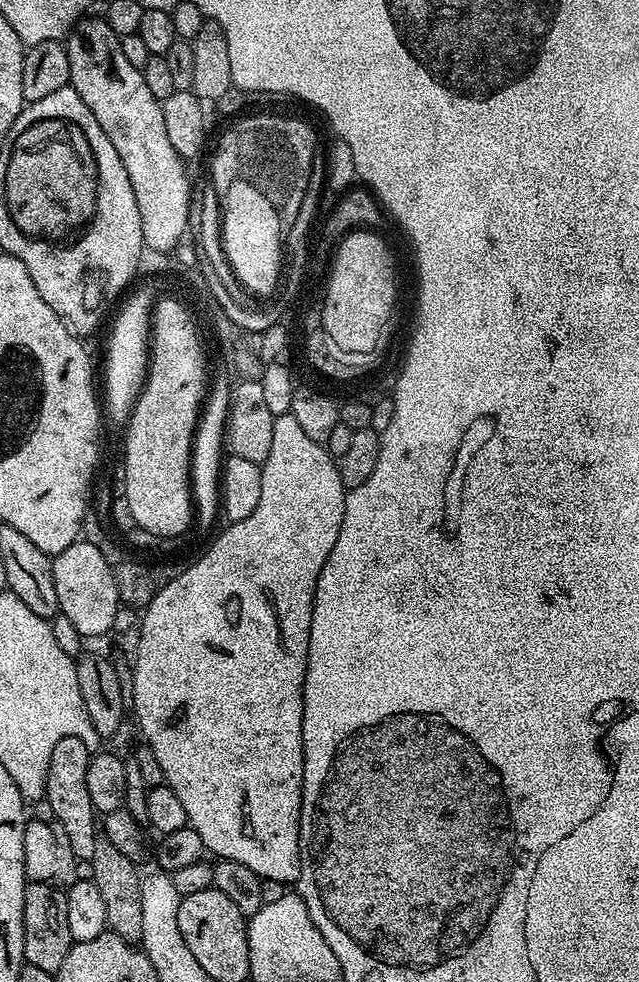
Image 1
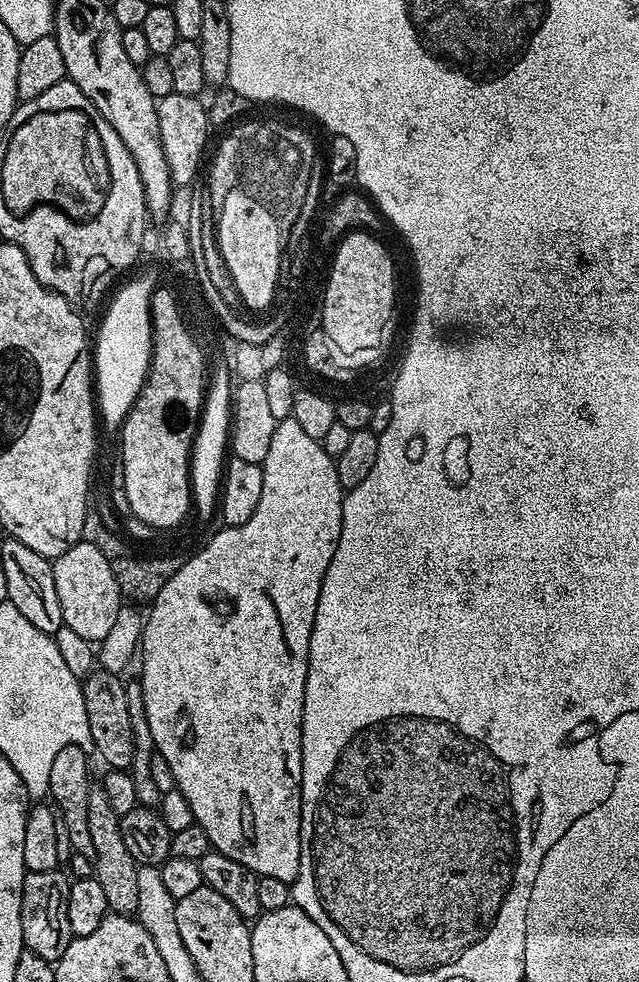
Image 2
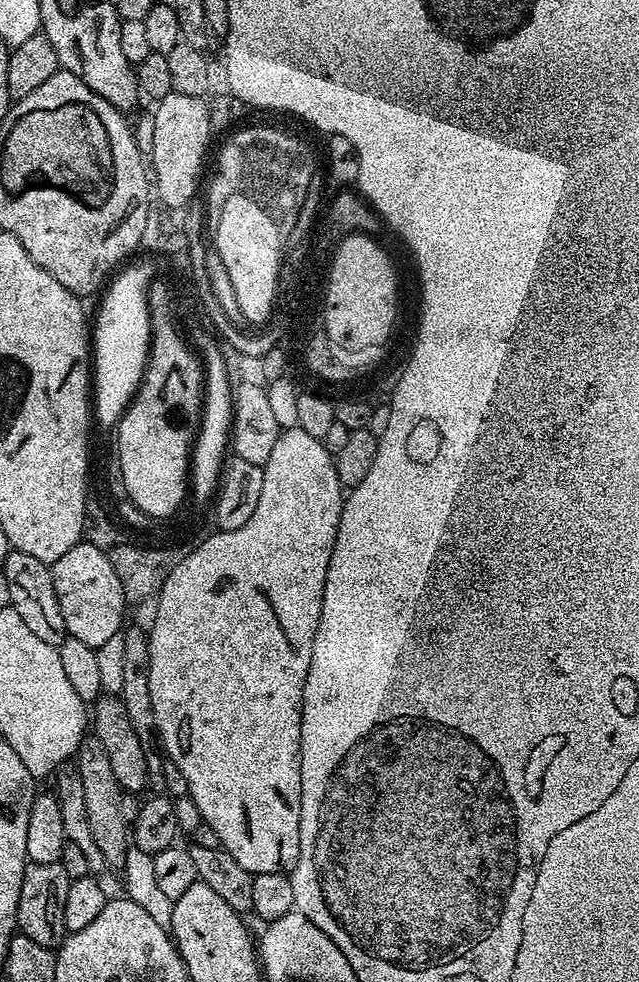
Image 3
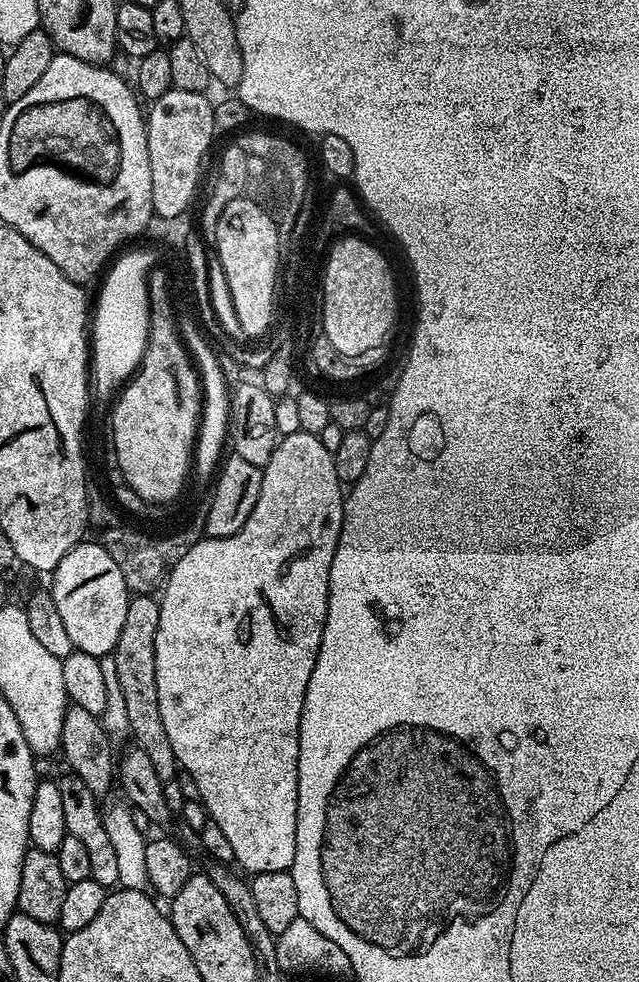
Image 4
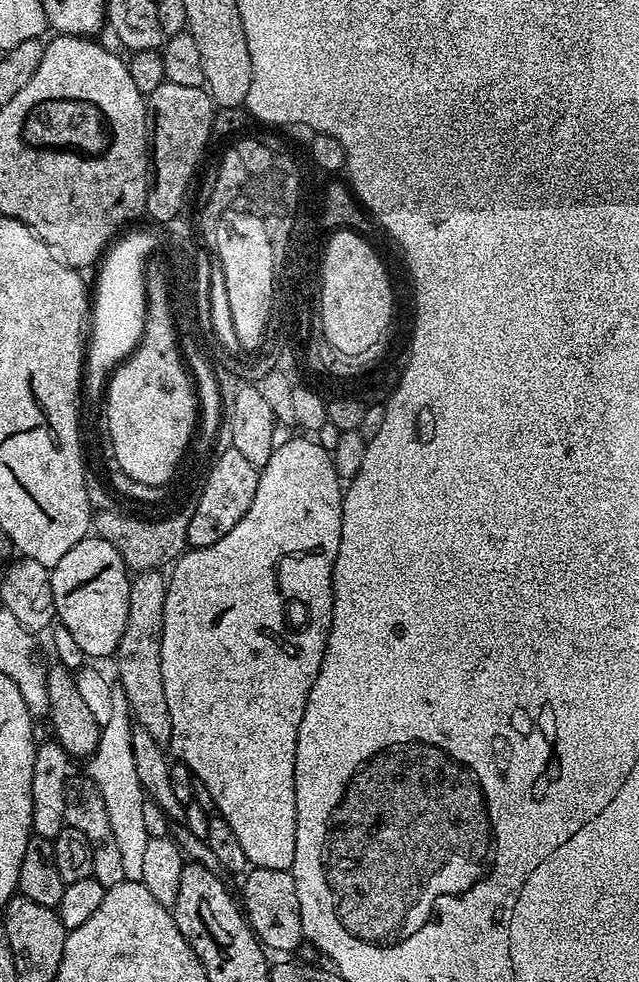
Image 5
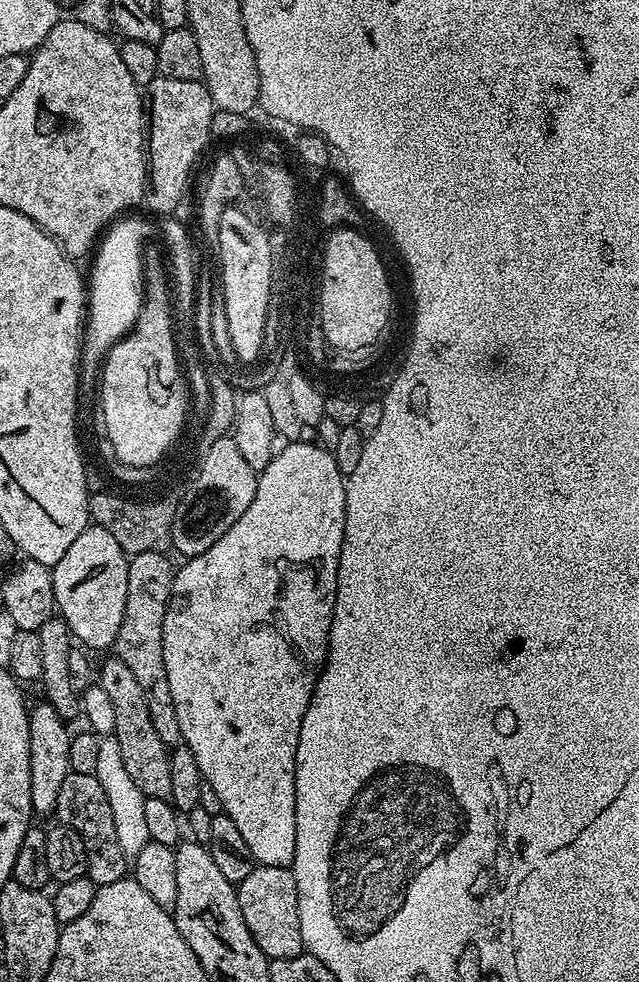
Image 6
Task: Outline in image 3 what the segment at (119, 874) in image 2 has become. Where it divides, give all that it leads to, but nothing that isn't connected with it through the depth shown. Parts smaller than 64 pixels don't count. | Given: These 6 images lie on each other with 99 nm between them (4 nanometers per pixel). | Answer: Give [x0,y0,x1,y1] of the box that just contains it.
[74,738,130,869]

